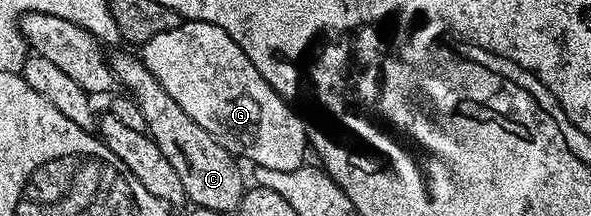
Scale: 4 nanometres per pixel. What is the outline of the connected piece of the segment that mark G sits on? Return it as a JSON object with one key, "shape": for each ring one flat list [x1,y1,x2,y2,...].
{"shape":[[184,20,173,31,149,39,141,47,141,56,153,79,173,95,181,111,193,123,201,123,232,157,269,167,269,171,293,171,305,164,303,156,309,153,305,121,291,110,292,102,269,87,245,51,221,27]]}

